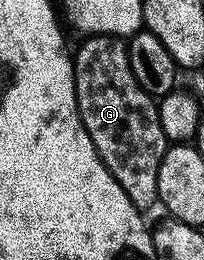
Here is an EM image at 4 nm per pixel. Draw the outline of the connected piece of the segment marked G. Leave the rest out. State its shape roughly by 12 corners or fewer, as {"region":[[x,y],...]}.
{"region":[[123,37],[74,54],[76,106],[142,212],[170,145]]}

